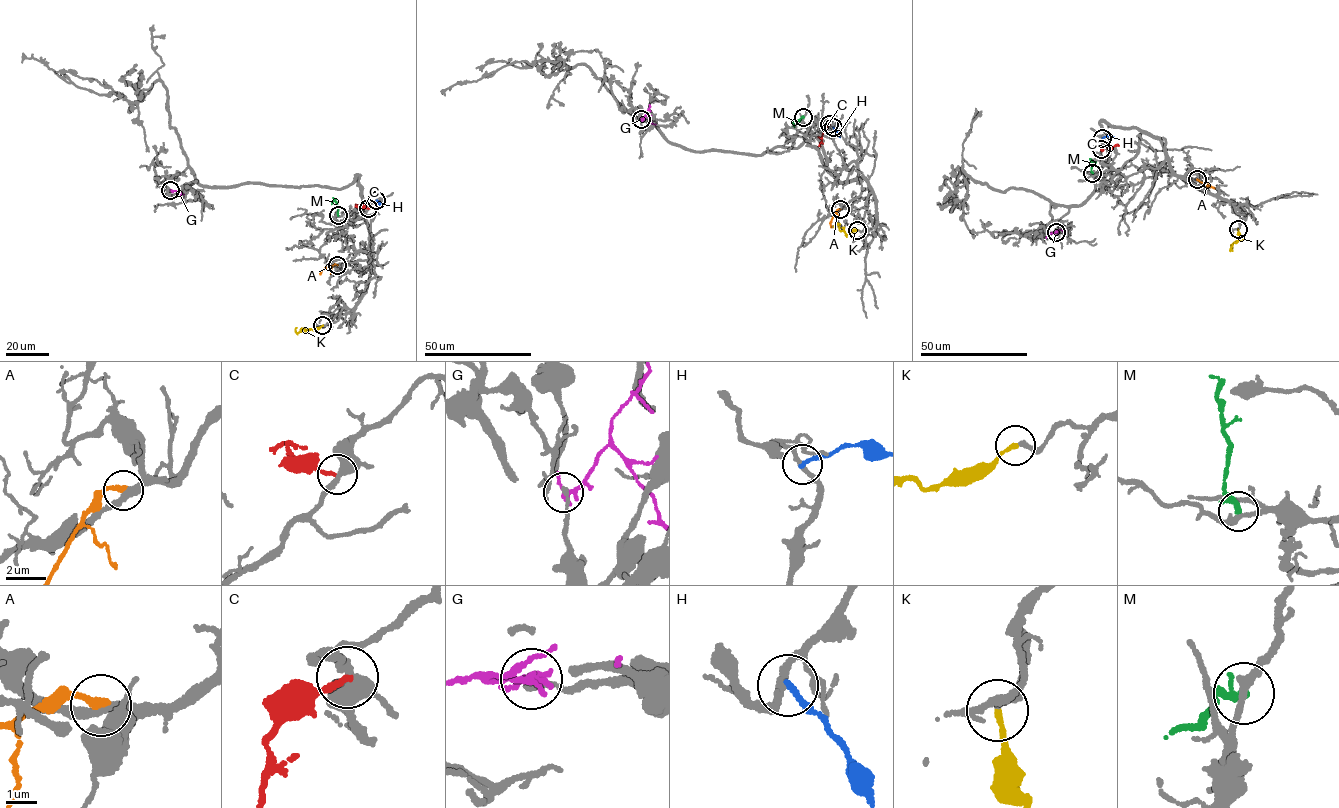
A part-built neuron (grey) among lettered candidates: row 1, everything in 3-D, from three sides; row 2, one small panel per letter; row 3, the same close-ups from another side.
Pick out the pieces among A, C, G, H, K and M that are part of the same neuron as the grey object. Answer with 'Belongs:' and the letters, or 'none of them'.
Belongs: K

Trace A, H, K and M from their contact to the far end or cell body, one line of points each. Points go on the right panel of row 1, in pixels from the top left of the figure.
A: (1197, 179), (1215, 188)
H: (1102, 137), (1114, 137)
K: (1238, 229), (1241, 238), (1232, 244), (1231, 249), (1230, 244)
M: (1092, 173), (1090, 161), (1096, 162)

